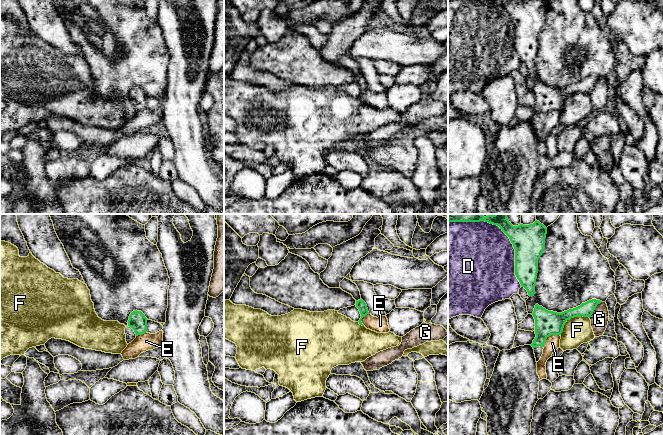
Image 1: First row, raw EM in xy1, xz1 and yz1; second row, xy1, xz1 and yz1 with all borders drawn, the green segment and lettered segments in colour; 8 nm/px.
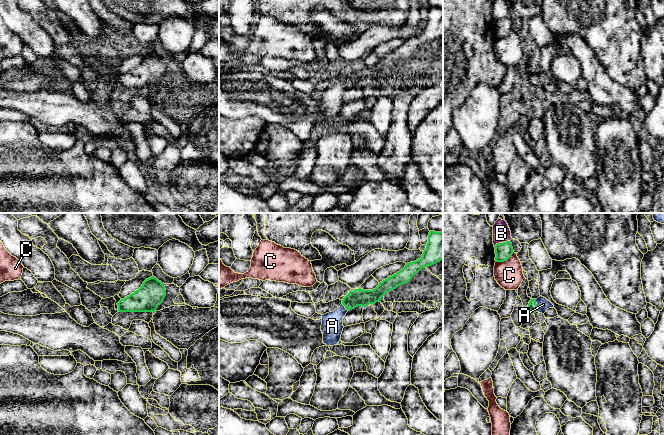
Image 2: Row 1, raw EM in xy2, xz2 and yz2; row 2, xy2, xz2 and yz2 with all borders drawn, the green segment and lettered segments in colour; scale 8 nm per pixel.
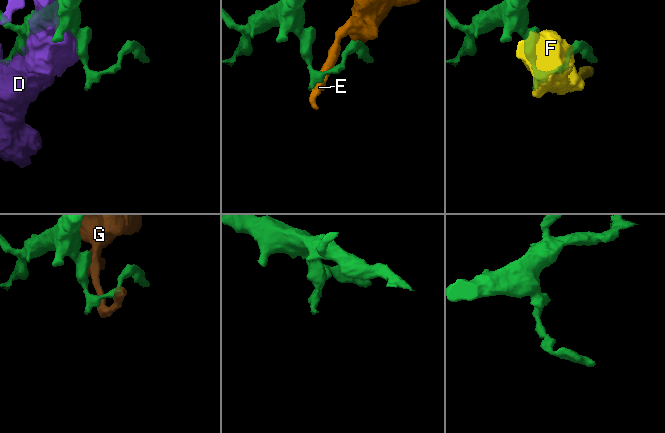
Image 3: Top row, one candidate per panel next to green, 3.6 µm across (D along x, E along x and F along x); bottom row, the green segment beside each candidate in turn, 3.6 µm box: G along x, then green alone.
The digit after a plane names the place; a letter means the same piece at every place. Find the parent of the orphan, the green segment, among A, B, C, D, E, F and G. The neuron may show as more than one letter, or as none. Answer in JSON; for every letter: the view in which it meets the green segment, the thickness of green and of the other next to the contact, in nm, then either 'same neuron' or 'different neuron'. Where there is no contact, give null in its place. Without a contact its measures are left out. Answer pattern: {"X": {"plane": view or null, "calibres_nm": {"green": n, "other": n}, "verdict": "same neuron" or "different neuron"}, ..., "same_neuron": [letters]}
{"A": {"plane": "yz2", "calibres_nm": {"green": 80, "other": 100}, "verdict": "same neuron"}, "B": {"plane": "yz2", "calibres_nm": {"green": 140, "other": 140}, "verdict": "different neuron"}, "C": {"plane": "yz2", "calibres_nm": {"green": 140, "other": 220}, "verdict": "different neuron"}, "D": {"plane": "yz1", "calibres_nm": {"green": 260, "other": 500}, "verdict": "different neuron"}, "E": {"plane": "yz1", "calibres_nm": {"green": 200, "other": 120}, "verdict": "different neuron"}, "F": {"plane": "yz1", "calibres_nm": {"green": 200, "other": 220}, "verdict": "different neuron"}, "G": {"plane": "yz1", "calibres_nm": {"green": 120, "other": 140}, "verdict": "different neuron"}, "same_neuron": ["A"]}

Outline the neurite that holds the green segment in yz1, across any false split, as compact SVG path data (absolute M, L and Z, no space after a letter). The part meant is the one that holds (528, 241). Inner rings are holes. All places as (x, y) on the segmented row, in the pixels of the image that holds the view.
M448 214L448 223L480 221L485 221L490 224L499 226L500 229L509 237L515 249L515 275L521 286L527 290L528 295L534 296L538 273L538 259L542 255L545 248L547 228L537 220L530 225L520 224L518 226L513 226L509 222L507 214L494 214L488 215L486 217L484 217L482 214Z

